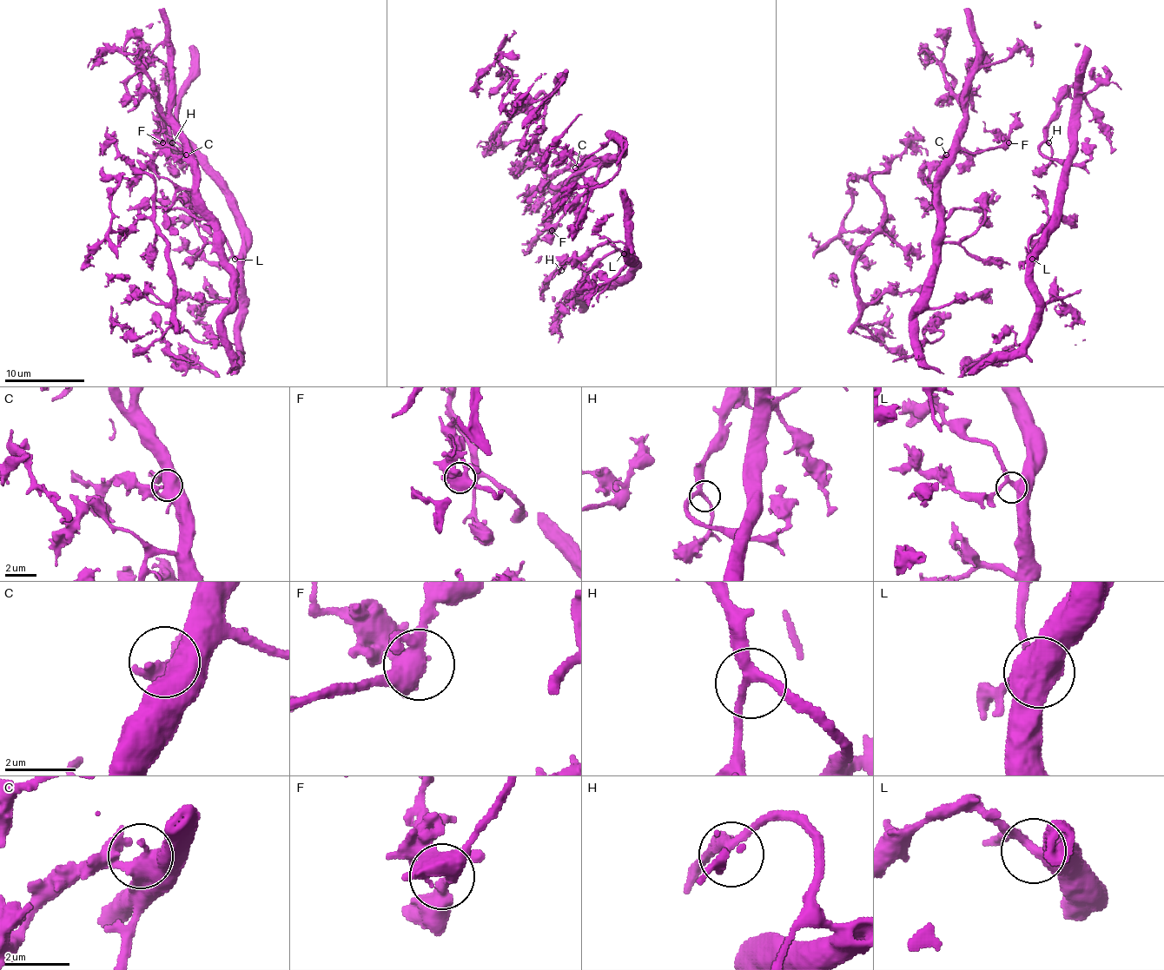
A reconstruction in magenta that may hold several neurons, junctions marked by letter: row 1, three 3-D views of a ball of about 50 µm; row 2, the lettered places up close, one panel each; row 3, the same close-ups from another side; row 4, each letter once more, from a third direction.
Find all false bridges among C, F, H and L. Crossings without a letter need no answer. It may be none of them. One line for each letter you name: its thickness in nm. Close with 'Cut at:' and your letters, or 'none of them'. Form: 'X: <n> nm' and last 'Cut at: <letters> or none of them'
Cut at: none of them

